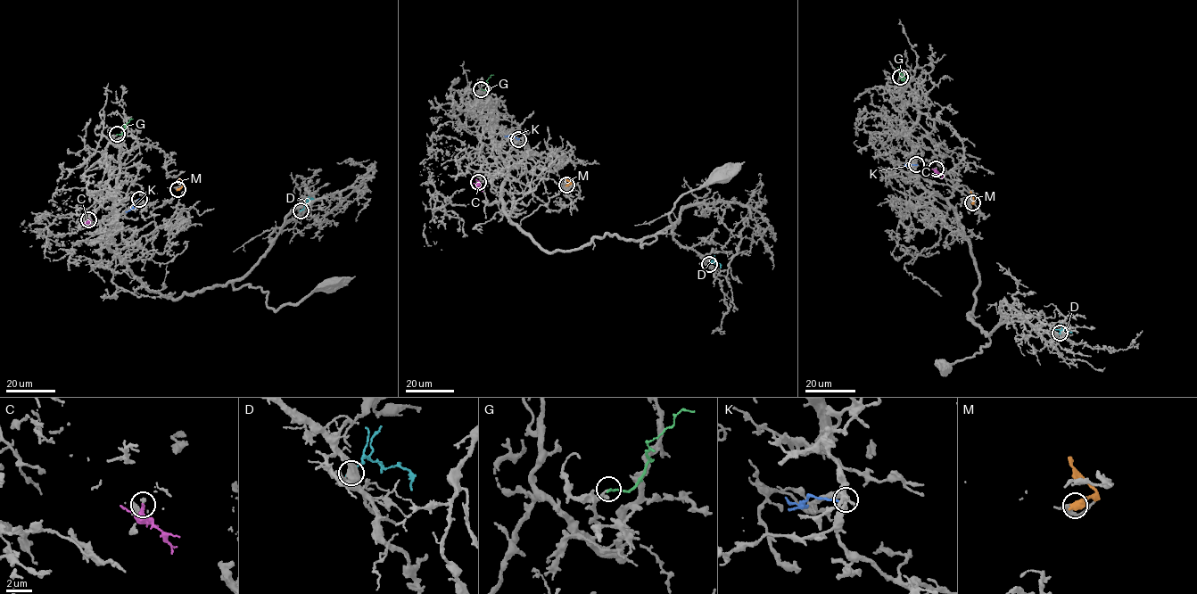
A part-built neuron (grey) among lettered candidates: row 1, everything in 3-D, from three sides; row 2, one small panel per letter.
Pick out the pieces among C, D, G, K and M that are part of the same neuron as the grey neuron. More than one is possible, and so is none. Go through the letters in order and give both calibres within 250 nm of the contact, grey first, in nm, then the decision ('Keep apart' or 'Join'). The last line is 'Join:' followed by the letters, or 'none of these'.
C: Thickness 220 nm (grey) against 340 nm. Keep apart
D: Thickness 480 nm (grey) against 200 nm. Keep apart
G: Thickness 170 nm (grey) against 160 nm. Keep apart
K: Thickness 360 nm (grey) against 200 nm. Keep apart
M: Thickness 300 nm (grey) against 650 nm. Keep apart
Join: none of these

